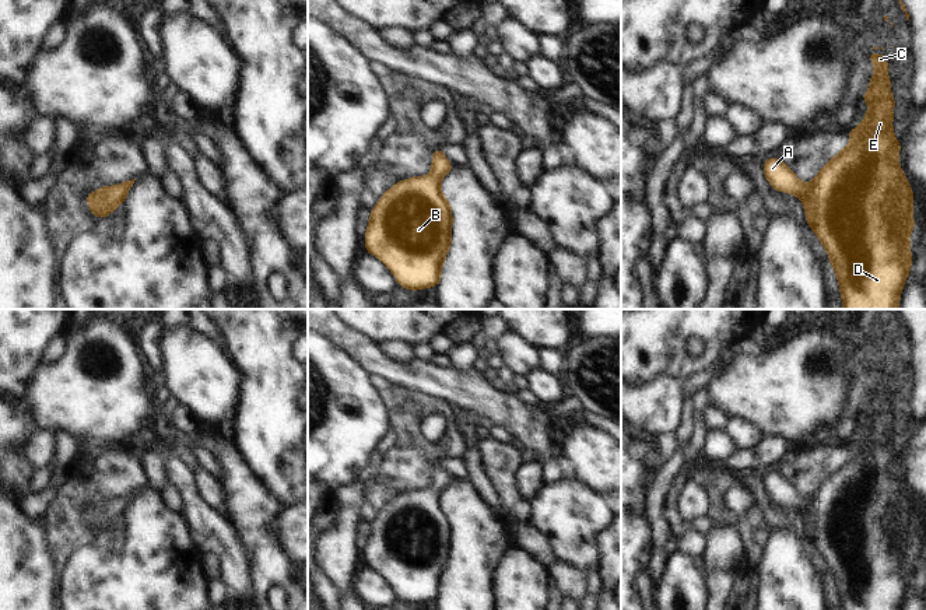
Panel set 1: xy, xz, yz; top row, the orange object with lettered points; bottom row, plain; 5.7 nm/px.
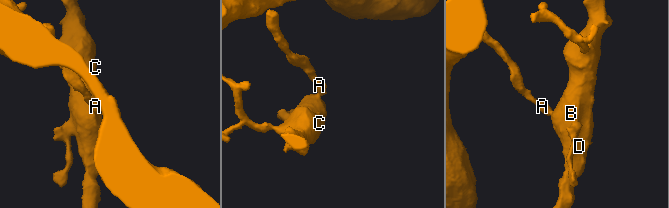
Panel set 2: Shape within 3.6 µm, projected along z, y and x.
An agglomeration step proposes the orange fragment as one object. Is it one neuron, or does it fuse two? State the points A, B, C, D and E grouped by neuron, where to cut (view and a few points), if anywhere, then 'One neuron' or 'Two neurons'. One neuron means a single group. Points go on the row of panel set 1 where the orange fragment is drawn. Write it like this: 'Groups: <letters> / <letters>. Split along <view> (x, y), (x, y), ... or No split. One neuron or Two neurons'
Groups: A B C D E. No split. One neuron

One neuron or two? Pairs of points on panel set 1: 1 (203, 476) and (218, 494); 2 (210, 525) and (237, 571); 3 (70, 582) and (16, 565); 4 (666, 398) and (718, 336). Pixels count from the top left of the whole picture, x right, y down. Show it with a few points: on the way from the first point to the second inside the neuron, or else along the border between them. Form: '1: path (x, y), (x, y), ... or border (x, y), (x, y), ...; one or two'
1: path (206, 480), (214, 490); one
2: path (218, 536), (230, 550), (232, 560); one
3: border (62, 575), (58, 589); two
4: border (681, 379), (672, 372), (659, 371), (648, 382); two

